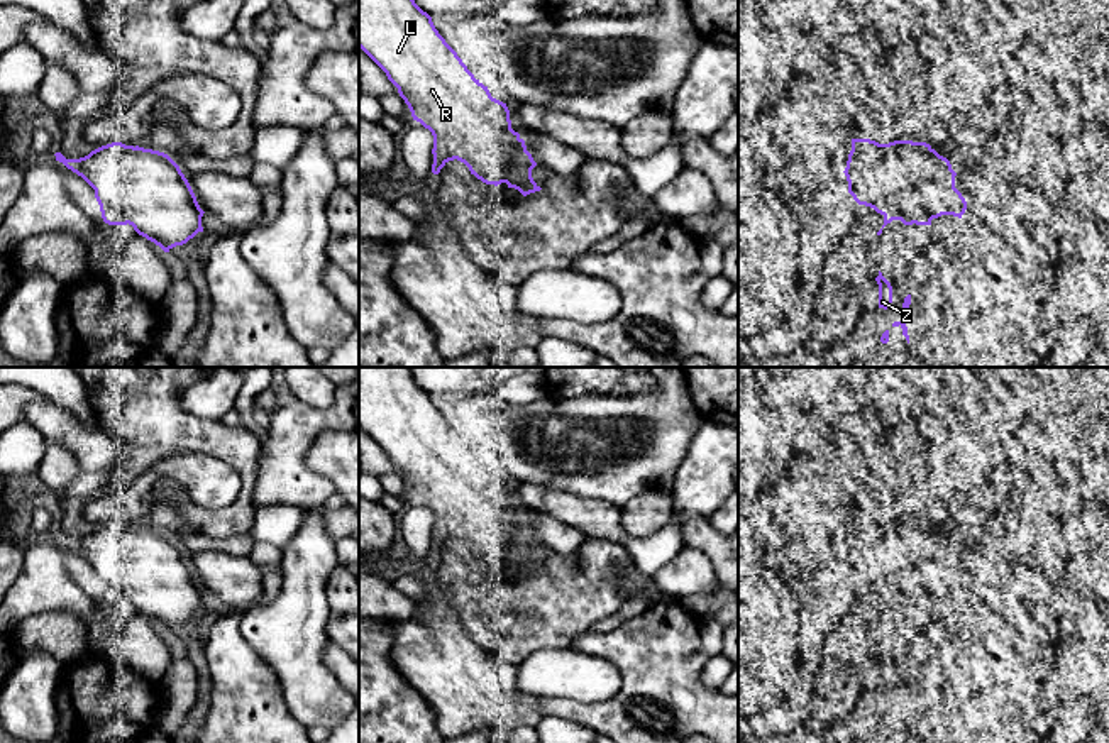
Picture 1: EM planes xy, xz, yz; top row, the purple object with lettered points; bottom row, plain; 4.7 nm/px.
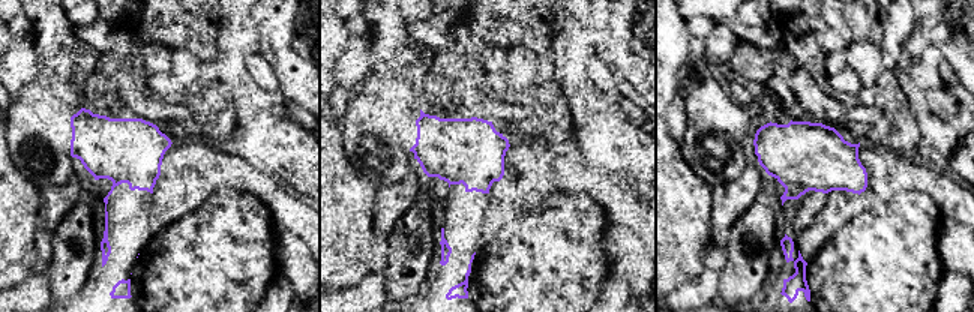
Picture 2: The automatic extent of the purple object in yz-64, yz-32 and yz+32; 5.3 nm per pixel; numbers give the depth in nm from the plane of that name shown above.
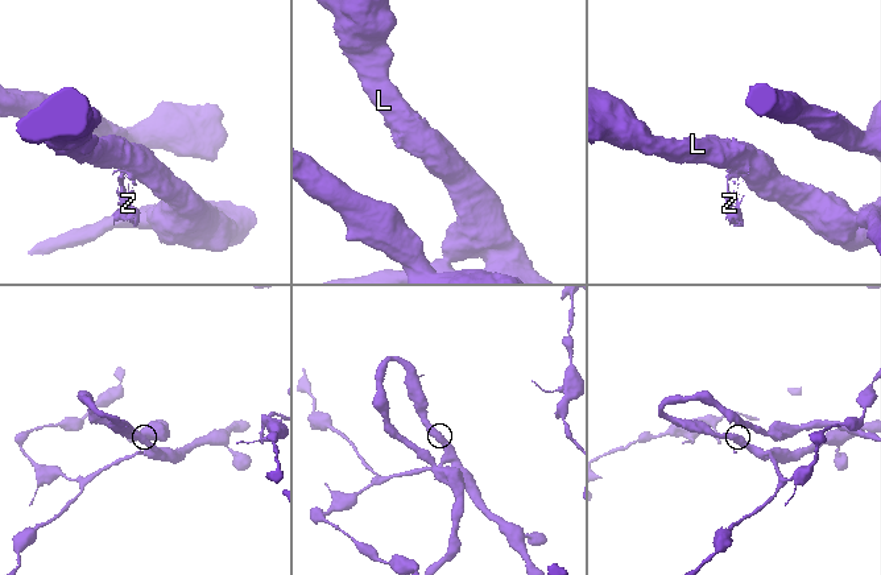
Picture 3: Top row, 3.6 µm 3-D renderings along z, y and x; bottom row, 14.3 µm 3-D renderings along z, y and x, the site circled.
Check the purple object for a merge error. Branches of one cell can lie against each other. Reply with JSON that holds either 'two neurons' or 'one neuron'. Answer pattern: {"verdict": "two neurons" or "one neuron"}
{"verdict": "one neuron"}

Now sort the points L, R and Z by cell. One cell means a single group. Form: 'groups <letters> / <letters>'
groups L R Z

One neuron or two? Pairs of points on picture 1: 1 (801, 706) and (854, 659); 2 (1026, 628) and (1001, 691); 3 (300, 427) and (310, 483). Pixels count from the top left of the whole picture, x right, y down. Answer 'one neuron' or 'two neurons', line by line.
1: two neurons
2: one neuron
3: one neuron

